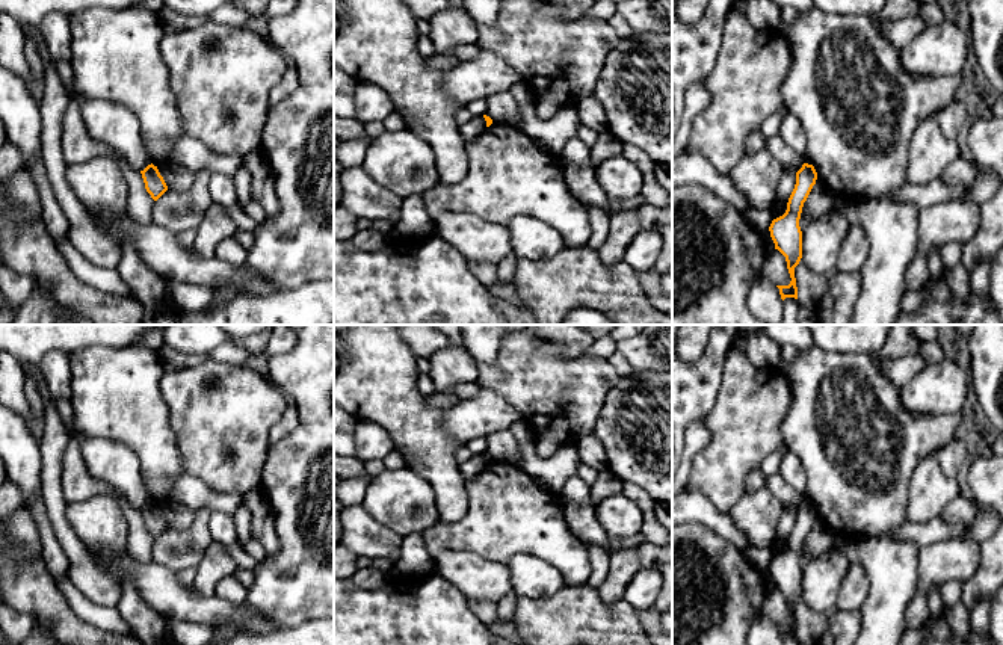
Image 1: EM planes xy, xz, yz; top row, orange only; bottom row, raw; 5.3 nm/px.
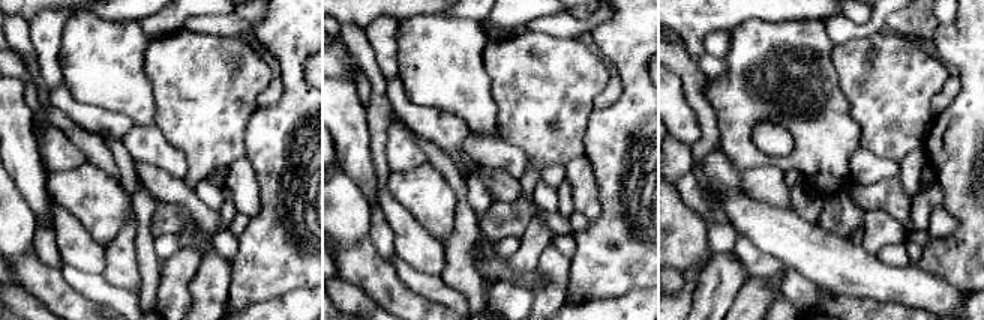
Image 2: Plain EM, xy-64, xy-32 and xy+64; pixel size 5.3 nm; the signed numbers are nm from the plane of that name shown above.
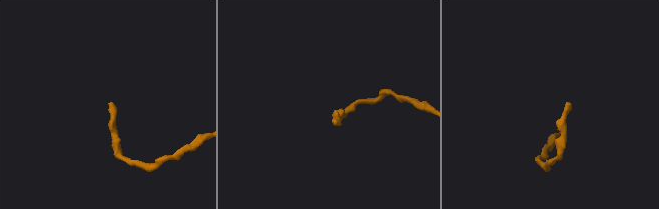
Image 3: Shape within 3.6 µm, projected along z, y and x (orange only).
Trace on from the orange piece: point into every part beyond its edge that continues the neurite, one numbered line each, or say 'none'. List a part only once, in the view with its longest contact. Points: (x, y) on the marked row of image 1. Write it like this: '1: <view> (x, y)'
none

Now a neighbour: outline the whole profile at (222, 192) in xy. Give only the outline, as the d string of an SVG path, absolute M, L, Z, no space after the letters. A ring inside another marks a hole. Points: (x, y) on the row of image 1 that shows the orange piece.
M211 174L208 181L211 201L225 208L237 205L237 196L233 177L224 174Z

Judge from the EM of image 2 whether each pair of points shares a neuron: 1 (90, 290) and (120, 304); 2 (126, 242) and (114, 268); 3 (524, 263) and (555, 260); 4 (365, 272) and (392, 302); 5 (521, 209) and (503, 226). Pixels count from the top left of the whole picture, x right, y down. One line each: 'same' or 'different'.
1: same
2: same
3: different
4: same
5: same

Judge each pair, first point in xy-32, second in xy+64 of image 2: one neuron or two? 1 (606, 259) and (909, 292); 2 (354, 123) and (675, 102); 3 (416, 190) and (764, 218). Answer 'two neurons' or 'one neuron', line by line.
1: two neurons
2: one neuron
3: two neurons

